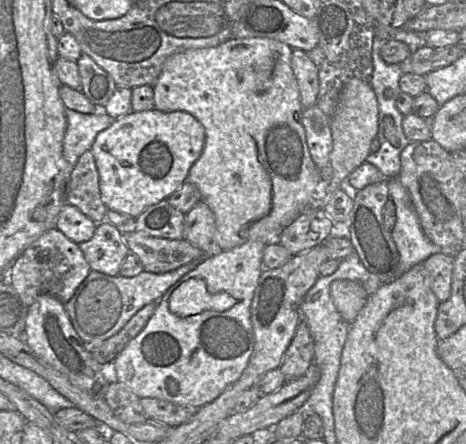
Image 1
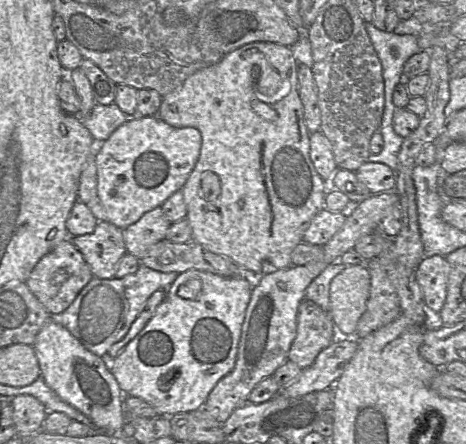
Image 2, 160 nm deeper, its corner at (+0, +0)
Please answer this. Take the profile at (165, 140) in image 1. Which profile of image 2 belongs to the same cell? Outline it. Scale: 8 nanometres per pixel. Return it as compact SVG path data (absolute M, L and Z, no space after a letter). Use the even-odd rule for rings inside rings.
M133 116L118 127L95 152L97 196L107 212L108 222L125 229L145 213L162 206L175 192L182 189L199 158L202 136L193 127L173 127L159 116Z

